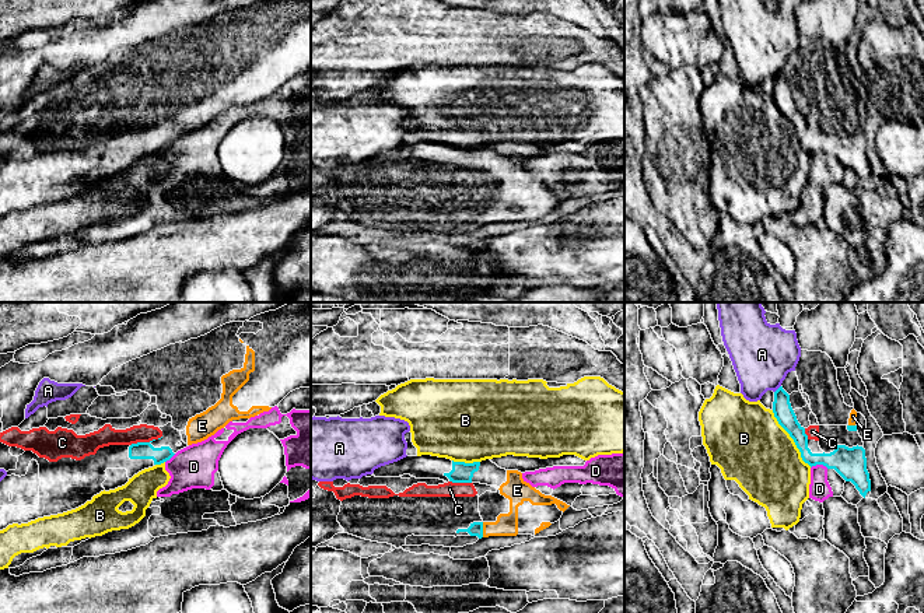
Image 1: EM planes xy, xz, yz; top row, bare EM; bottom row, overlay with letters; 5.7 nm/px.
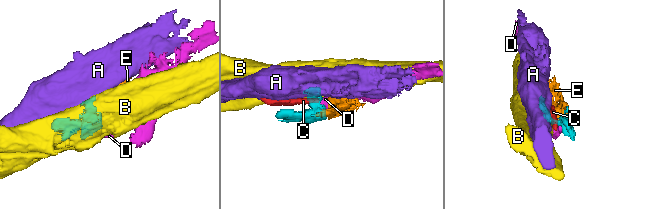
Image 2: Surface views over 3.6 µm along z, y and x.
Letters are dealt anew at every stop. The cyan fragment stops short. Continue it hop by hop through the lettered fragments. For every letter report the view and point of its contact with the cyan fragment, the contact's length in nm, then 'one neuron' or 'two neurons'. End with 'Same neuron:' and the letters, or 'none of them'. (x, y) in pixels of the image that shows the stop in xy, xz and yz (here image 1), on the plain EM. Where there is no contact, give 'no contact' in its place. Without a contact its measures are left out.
A: yz (777, 76) | 60 nm | two neurons
B: yz (793, 125) | 400 nm | two neurons
C: xy (142, 129) | 150 nm | one neuron
D: yz (819, 150) | 100 nm | two neurons
E: xz (482, 216) | 90 nm | one neuron
Same neuron: C, E

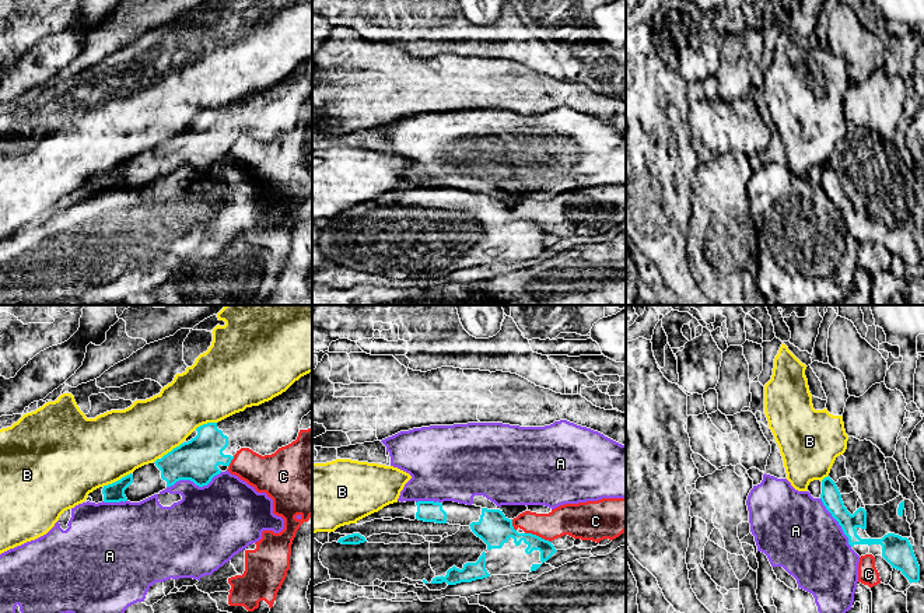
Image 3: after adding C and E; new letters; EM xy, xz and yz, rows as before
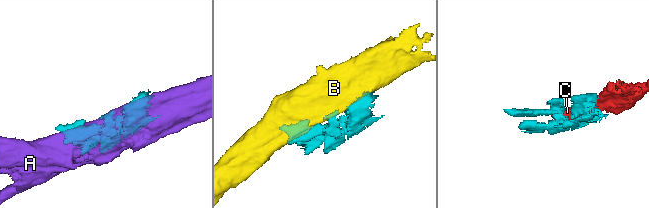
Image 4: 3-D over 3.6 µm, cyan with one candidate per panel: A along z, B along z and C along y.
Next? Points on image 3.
A: xy (193, 168) | 340 nm | two neurons
B: xy (118, 167) | 190 nm | two neurons
C: xz (538, 223) | 160 nm | two neurons
Same neuron: none of them

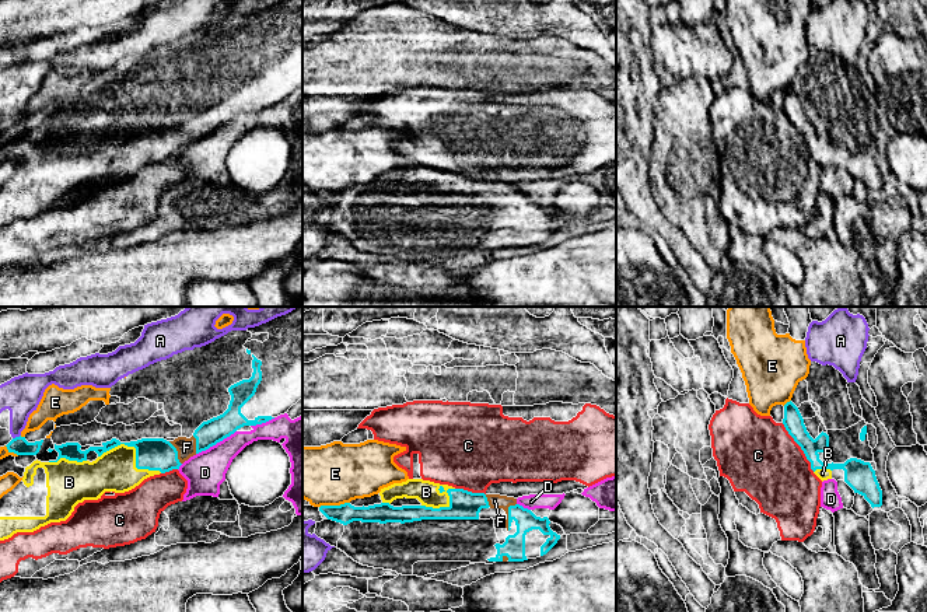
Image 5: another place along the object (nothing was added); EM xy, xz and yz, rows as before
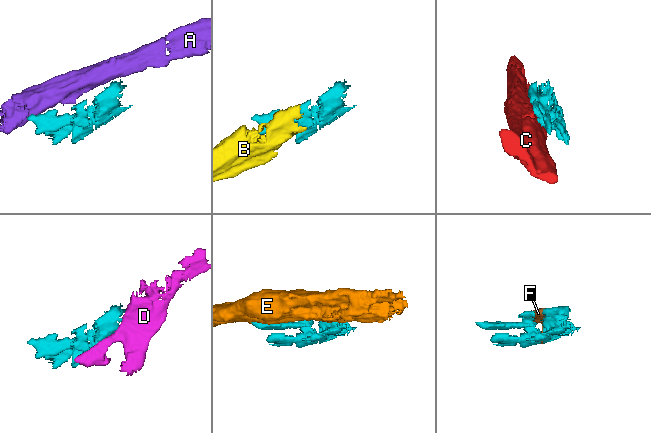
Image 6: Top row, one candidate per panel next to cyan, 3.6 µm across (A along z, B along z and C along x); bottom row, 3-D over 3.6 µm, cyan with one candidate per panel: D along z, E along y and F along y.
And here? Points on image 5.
A: xy (16, 123) | 50 nm | two neurons
B: xy (136, 139) | 380 nm | one neuron
C: yz (800, 132) | 340 nm | two neurons
D: xy (216, 129) | 280 nm | two neurons
E: xz (333, 192) | 180 nm | two neurons
F: xz (509, 202) | 170 nm | one neuron
Same neuron: B, F

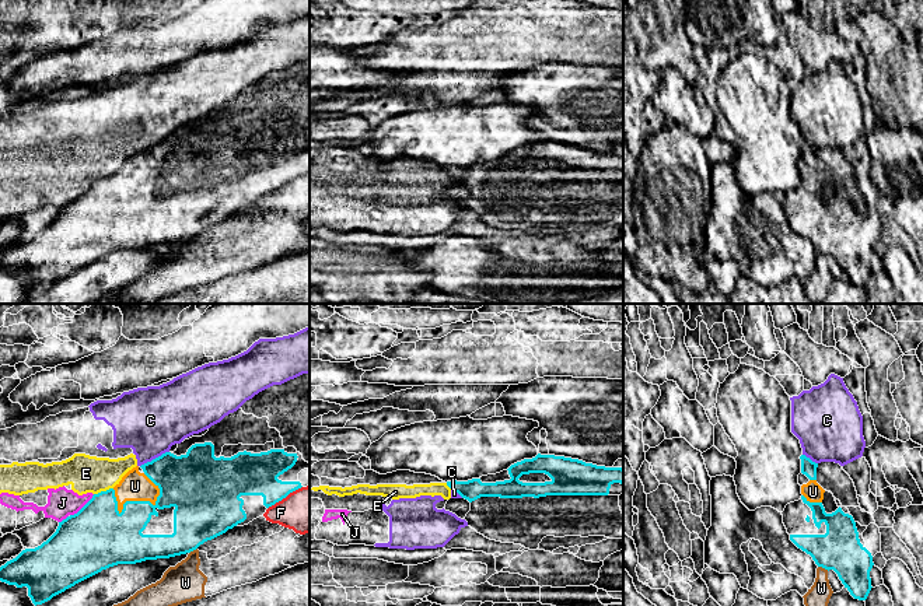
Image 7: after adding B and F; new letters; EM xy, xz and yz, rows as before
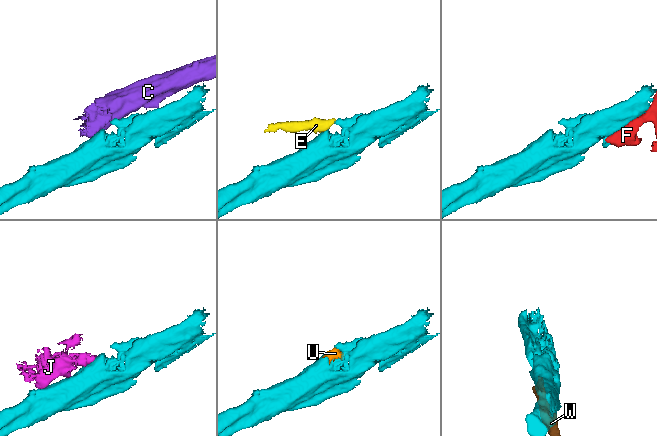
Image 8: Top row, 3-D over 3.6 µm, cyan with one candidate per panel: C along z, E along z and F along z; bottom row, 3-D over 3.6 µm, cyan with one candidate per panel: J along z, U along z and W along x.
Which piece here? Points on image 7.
C: xy (156, 144) | 190 nm | two neurons
E: xy (102, 178) | 120 nm | two neurons
F: xy (285, 184) | 240 nm | two neurons
J: xy (83, 193) | 190 nm | two neurons
U: xy (129, 188) | 280 nm | one neuron
W: yz (824, 254) | 70 nm | two neurons
Same neuron: U

